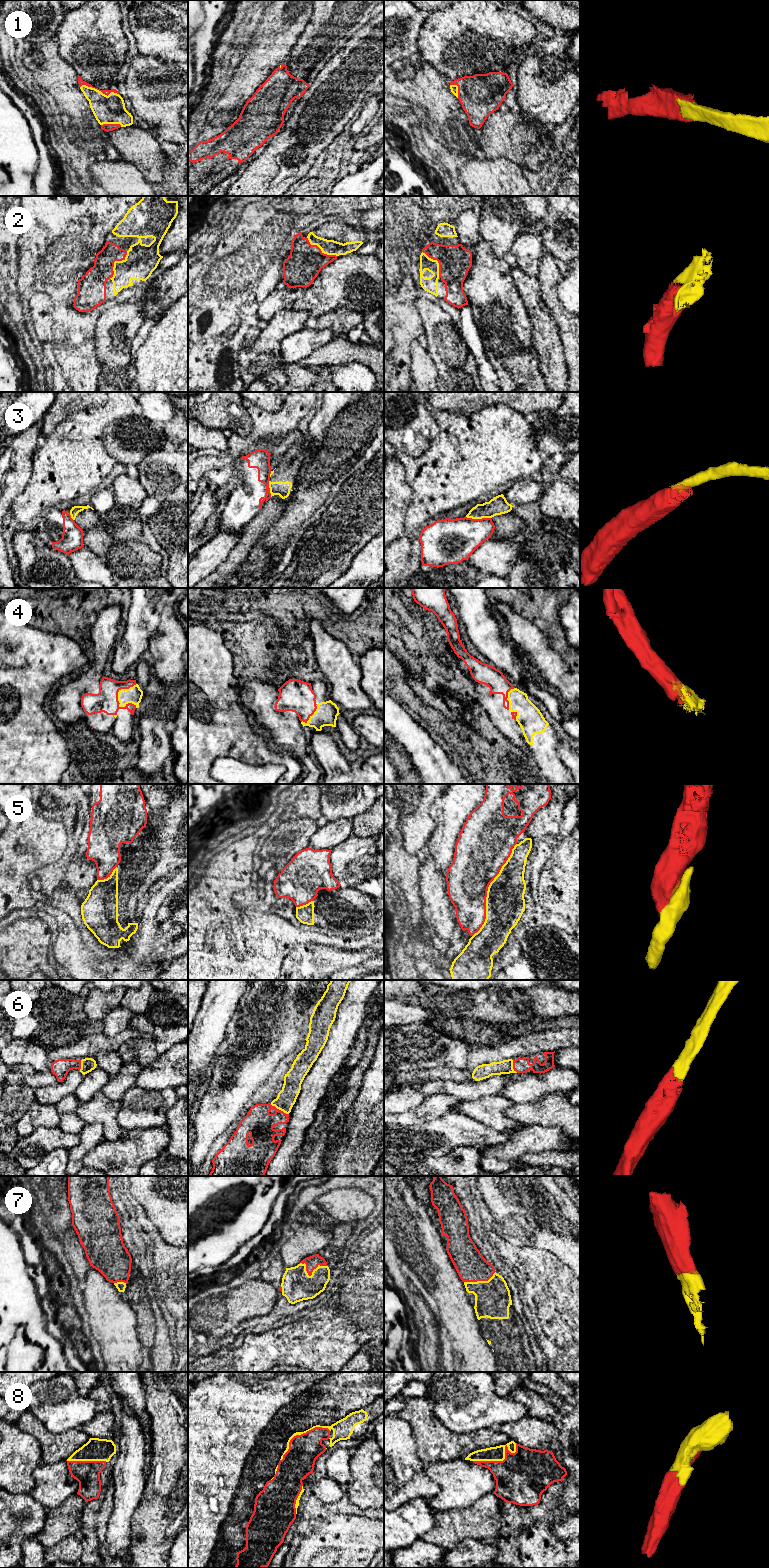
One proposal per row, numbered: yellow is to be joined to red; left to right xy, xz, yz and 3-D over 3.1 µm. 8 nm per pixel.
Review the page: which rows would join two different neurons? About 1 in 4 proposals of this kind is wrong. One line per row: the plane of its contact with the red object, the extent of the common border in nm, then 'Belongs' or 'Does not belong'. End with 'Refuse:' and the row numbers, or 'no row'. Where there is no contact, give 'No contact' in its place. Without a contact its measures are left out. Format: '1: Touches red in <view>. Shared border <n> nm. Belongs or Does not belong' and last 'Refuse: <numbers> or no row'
1: Touches red in xy. Shared border 340 nm. Belongs
2: Touches red in xy. Shared border 260 nm. Belongs
3: Touches red in yz. Shared border 200 nm. Does not belong
4: Touches red in xy. Shared border 240 nm. Belongs
5: Touches red in yz. Shared border 800 nm. Does not belong
6: Touches red in xz. Shared border 170 nm. Belongs
7: Touches red in xz. Shared border 240 nm. Belongs
8: Touches red in yz. Shared border 380 nm. Belongs
Refuse: 3, 5

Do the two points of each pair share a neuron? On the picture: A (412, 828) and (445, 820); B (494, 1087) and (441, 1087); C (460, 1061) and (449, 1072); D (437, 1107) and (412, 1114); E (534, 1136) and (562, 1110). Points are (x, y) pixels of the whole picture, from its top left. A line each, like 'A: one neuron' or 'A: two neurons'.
A: two neurons
B: one neuron
C: two neurons
D: one neuron
E: two neurons

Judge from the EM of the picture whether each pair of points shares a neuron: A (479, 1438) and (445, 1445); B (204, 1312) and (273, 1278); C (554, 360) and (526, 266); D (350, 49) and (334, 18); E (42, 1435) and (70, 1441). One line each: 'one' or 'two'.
A: one
B: two
C: two
D: two
E: one

